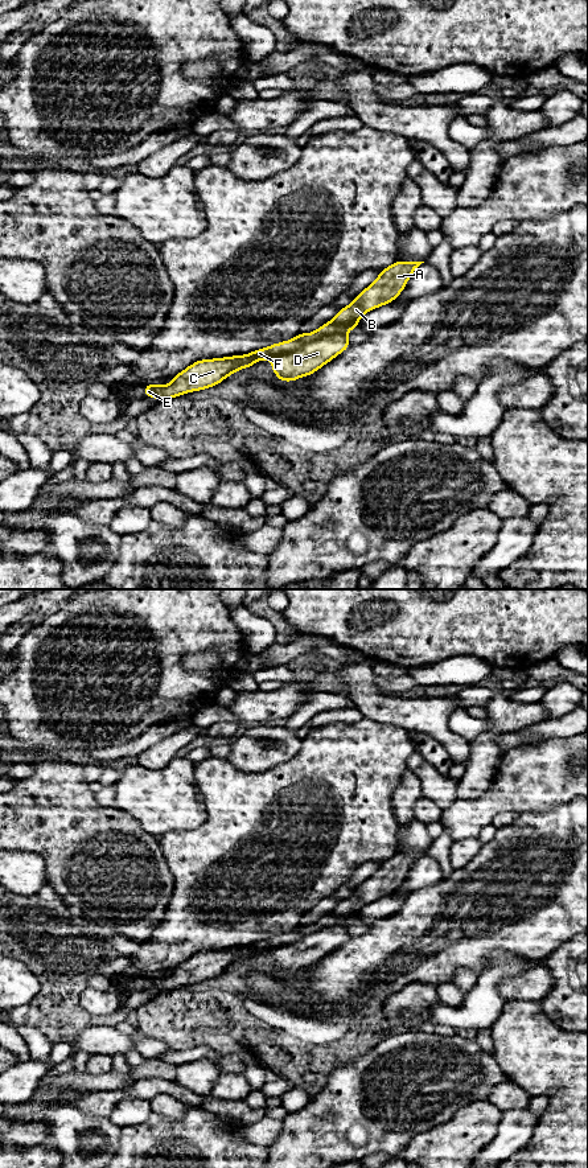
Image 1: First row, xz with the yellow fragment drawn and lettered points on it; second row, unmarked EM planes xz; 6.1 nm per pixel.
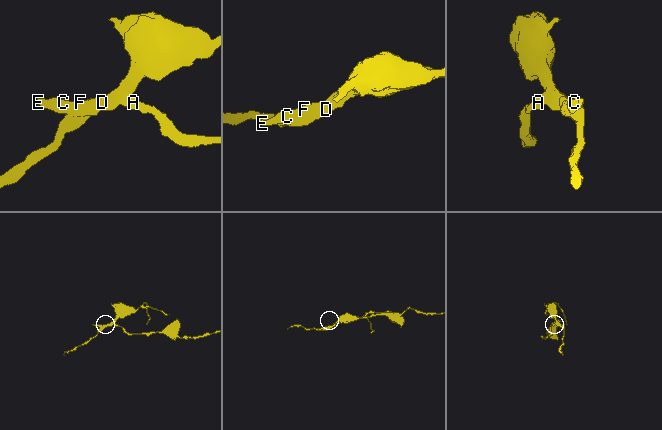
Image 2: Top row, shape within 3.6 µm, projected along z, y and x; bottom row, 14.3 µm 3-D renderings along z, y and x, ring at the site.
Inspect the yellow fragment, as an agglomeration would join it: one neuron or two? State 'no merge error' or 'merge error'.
merge error

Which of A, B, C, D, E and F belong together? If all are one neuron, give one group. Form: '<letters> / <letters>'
A B C E F / D

